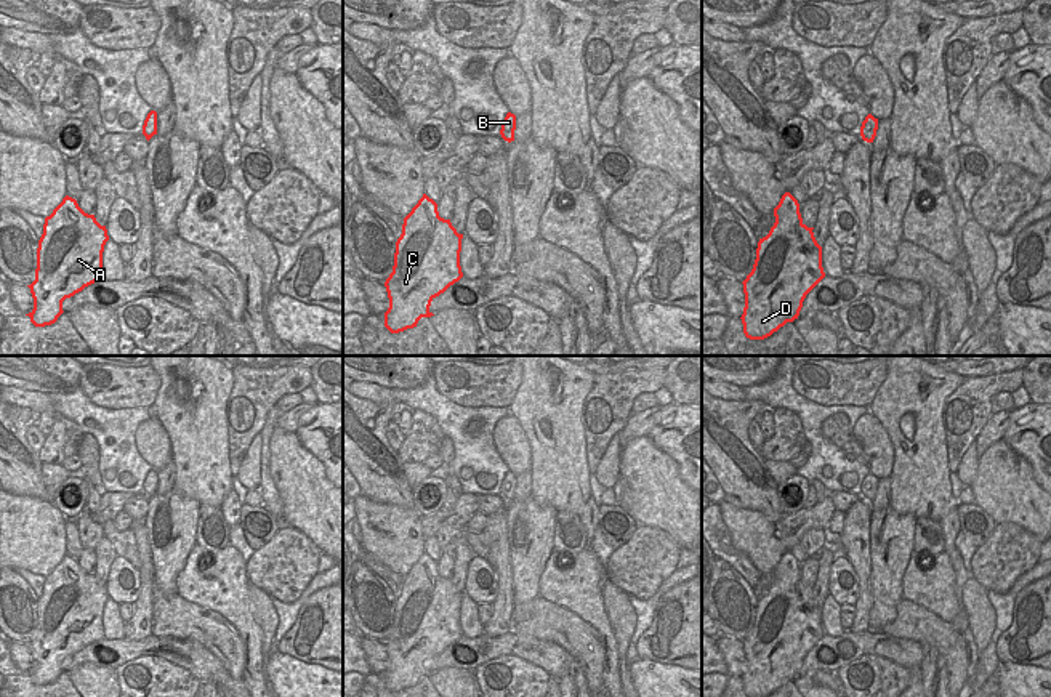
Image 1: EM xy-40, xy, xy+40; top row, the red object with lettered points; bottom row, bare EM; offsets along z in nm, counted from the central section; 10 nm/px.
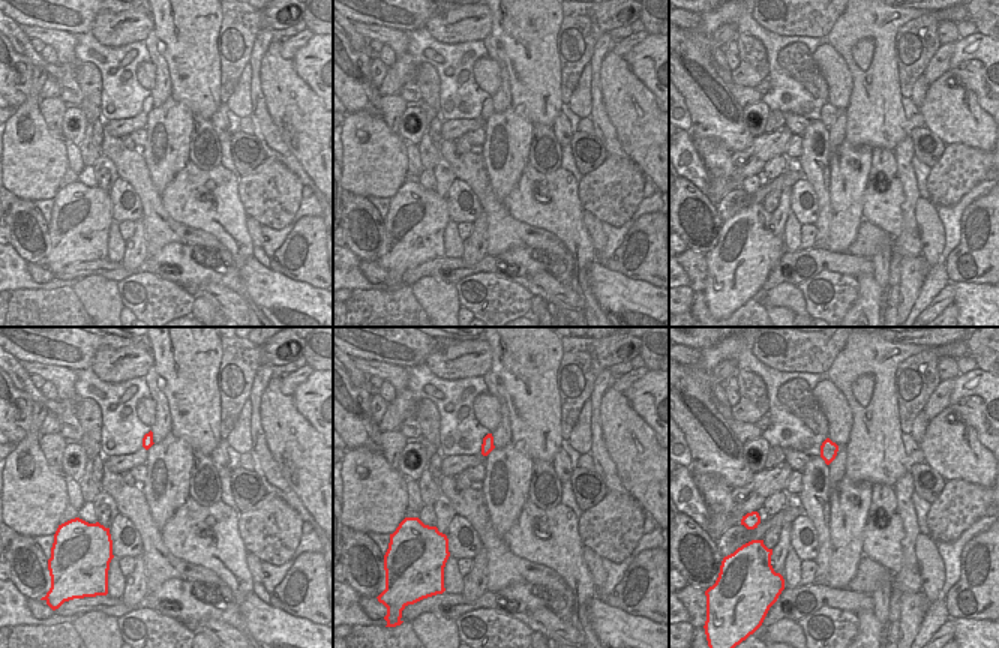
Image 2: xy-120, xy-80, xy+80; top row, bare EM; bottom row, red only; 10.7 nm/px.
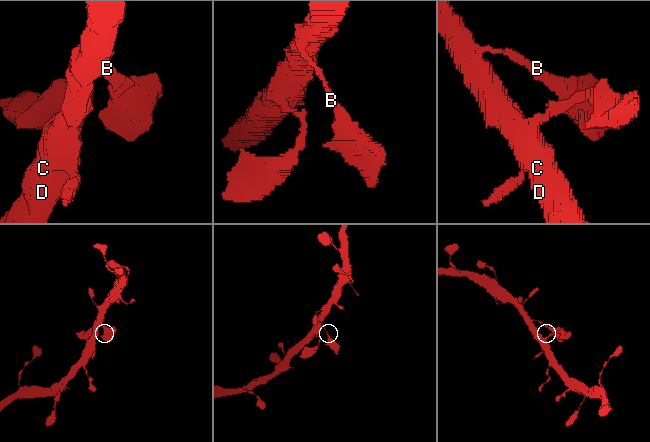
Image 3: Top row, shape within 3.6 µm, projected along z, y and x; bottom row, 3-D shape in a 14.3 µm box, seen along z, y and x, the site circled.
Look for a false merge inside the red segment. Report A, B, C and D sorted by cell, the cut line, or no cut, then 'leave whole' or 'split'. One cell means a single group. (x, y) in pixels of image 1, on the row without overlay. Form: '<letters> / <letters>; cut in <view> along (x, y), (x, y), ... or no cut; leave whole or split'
A B C D; no cut; leave whole

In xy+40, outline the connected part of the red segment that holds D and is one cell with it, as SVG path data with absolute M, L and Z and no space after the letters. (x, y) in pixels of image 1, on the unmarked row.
M785 551L774 567L775 582L758 601L756 618L743 643L745 667L742 673L747 697L767 697L787 681L798 678L806 654L825 636L822 606L812 588L803 582L798 559Z

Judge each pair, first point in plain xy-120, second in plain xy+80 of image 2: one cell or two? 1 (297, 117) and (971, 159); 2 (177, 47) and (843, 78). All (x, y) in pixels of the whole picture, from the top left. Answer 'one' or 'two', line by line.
1: two
2: two

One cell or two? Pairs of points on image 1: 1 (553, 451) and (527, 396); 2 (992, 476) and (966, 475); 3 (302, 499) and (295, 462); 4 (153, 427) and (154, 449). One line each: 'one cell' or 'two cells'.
1: one cell
2: two cells
3: one cell
4: one cell

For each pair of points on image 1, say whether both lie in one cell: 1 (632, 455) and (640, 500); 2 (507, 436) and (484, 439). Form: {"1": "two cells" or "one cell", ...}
{"1": "one cell", "2": "two cells"}

